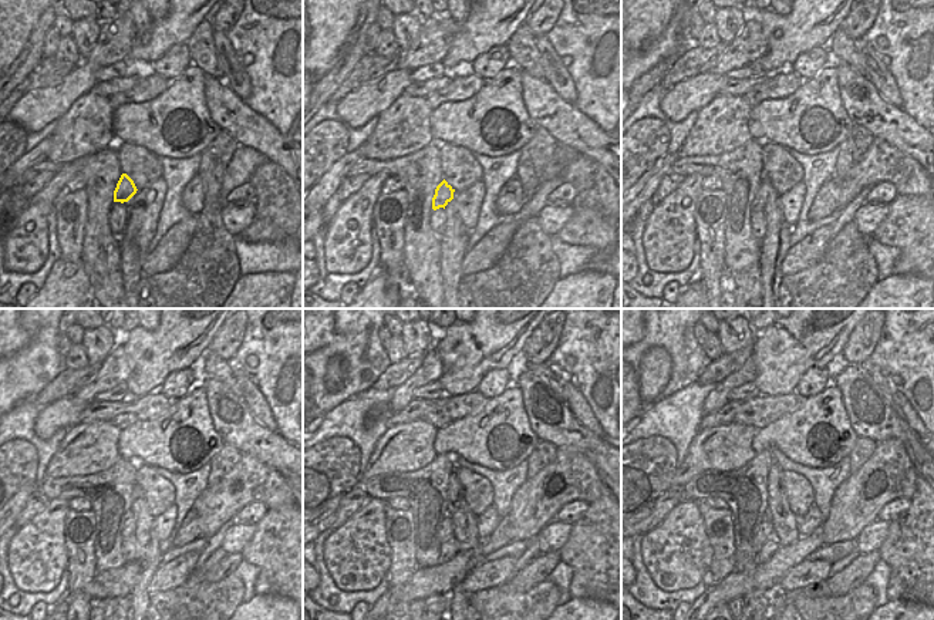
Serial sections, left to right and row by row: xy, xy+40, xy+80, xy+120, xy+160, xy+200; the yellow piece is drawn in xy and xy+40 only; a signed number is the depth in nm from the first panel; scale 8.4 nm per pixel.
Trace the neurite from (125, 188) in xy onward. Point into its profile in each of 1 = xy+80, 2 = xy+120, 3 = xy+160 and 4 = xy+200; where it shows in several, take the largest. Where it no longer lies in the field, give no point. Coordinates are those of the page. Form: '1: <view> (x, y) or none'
1: xy+80 (759, 199)
2: xy+120 (128, 529)
3: xy+160 (447, 528)
4: xy+200 (765, 531)

